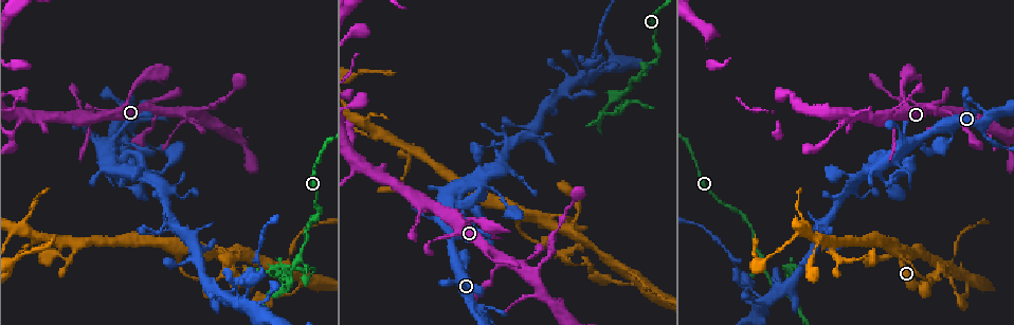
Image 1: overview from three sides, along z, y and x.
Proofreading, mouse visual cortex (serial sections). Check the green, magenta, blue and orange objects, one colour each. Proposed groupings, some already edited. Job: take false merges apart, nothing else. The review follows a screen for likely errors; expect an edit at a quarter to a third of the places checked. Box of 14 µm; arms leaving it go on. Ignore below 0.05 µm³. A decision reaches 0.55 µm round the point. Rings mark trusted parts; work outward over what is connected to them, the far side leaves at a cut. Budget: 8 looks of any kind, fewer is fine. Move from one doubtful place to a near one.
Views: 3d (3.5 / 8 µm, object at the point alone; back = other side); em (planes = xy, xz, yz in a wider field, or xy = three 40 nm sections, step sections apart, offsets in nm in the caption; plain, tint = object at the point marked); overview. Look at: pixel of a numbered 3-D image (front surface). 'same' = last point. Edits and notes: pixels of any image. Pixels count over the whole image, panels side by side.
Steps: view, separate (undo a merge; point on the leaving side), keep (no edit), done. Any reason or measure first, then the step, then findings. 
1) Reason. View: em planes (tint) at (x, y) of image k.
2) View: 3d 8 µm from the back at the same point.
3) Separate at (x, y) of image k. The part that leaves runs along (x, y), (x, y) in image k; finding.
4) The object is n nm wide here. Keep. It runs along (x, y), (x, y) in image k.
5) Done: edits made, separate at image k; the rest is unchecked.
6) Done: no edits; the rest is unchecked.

Two arms in line, one across. View: 3d 3.5 µm at (549, 218) of image 1.

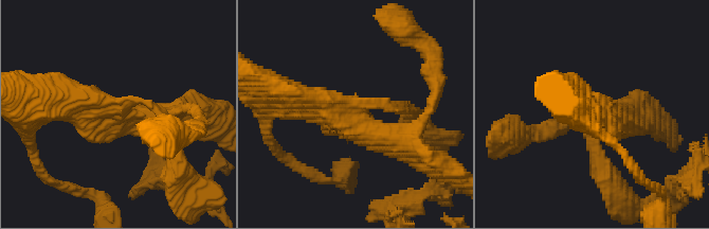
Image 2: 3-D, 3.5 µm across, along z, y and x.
View: em xy step 2 (tint) at (123, 109) of image 2.

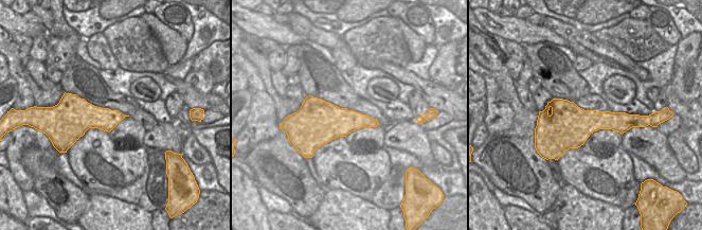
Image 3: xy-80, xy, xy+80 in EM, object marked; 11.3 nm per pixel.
Keep. It runs along (169, 137), (143, 101), (52, 107) in image 2; one cell here.

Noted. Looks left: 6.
View: 3d 3.5 µm from the back at (282, 293) of image 1.

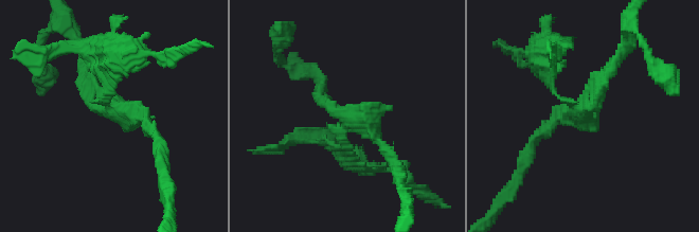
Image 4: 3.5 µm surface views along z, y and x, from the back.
View: em xy step 5 (tint) at (585, 108) of image 4.

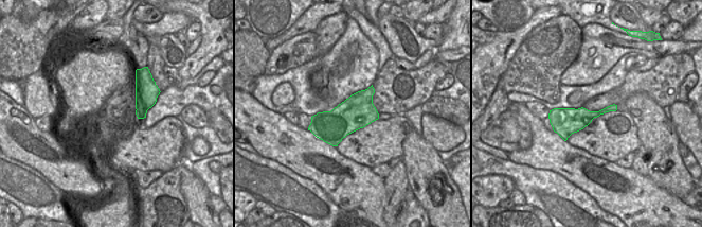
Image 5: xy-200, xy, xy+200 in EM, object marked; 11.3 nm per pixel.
Separate at (327, 139) of image 4. The part that leaves runs along (345, 137), (345, 150), (289, 139) in image 4; a second cell is stuck on.

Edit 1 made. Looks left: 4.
Narrows sharply. View: 3d 3.5 µm at (260, 266) of image 1.

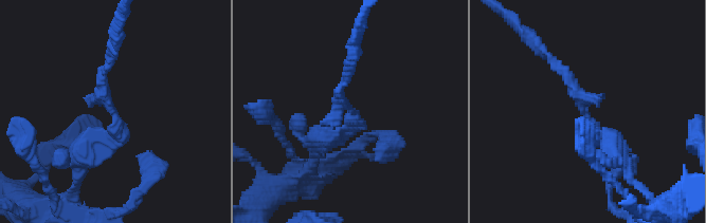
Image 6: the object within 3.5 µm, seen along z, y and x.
Need the tissue. View: em xy step 5 (tint) at (111, 112) of image 6.

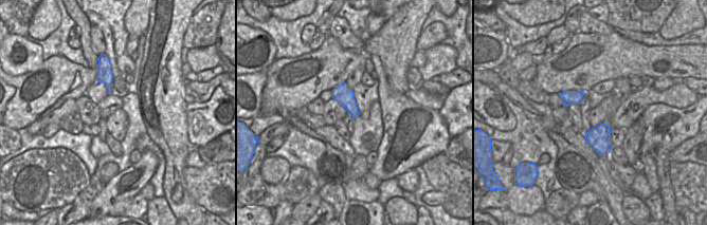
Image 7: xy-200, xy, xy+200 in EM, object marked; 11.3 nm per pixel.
The arms are 150, 300 nm wide. Separate at (571, 82) of image 6. The part that leaves runs along (584, 111), (565, 72), (525, 33) in image 6; two cells meet here.

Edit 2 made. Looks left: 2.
Done: edits made, separate at image 4, separate at image 6; the rest is unchecked.

